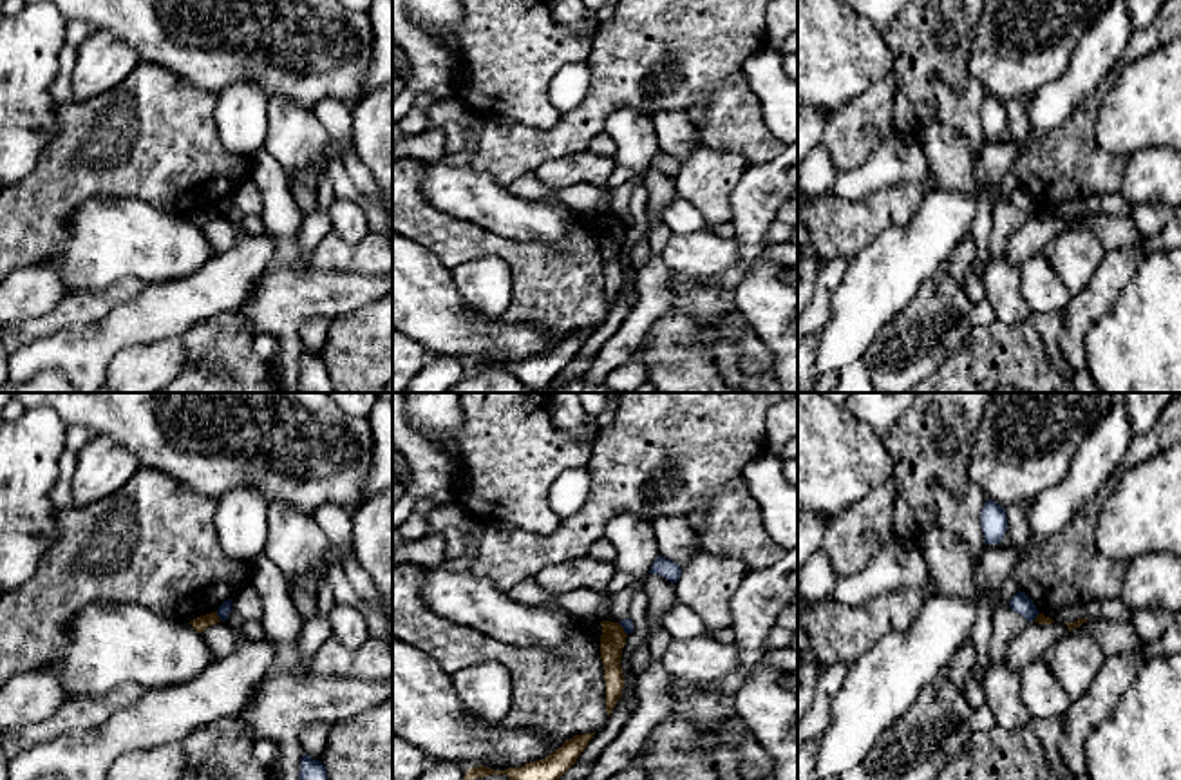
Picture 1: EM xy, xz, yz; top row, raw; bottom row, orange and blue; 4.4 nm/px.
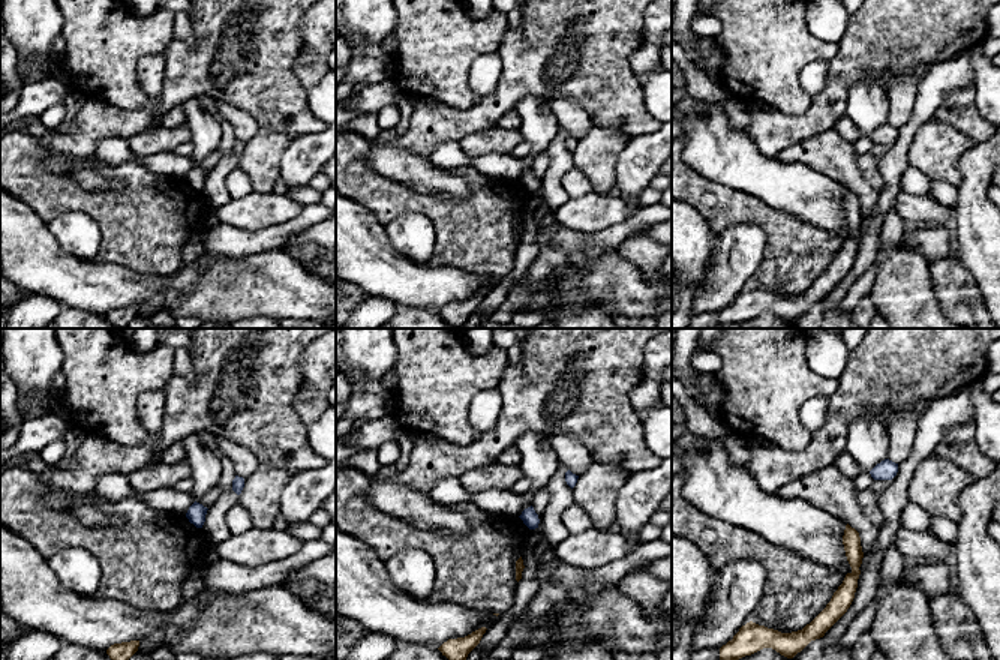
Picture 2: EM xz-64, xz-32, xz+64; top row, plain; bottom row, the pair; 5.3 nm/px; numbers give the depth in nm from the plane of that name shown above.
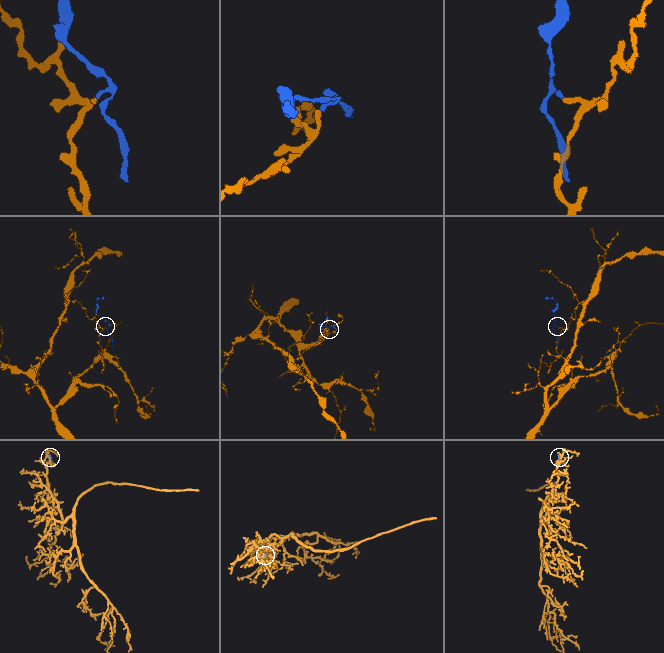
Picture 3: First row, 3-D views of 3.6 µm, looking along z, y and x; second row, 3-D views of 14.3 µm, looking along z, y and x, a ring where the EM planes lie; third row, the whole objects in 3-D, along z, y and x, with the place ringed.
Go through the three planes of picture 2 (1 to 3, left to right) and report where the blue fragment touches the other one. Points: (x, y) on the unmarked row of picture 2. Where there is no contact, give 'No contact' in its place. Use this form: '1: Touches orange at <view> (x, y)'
1: No contact
2: No contact
3: No contact

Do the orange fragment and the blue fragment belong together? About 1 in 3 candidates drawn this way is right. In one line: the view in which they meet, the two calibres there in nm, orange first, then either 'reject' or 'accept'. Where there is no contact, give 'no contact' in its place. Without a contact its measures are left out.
xy | 70/60 nm | reject

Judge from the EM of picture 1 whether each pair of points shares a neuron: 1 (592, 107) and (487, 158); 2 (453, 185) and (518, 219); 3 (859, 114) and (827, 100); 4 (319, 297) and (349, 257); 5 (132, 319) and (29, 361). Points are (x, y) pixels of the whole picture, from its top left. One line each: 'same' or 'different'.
1: same
2: same
3: different
4: different
5: same

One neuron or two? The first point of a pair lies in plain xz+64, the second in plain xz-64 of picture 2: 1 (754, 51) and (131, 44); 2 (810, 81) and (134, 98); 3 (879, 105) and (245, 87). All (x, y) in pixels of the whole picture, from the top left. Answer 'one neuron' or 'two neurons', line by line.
1: one neuron
2: two neurons
3: two neurons

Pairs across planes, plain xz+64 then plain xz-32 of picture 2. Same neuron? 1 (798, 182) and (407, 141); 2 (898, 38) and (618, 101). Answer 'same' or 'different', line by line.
1: different
2: same

